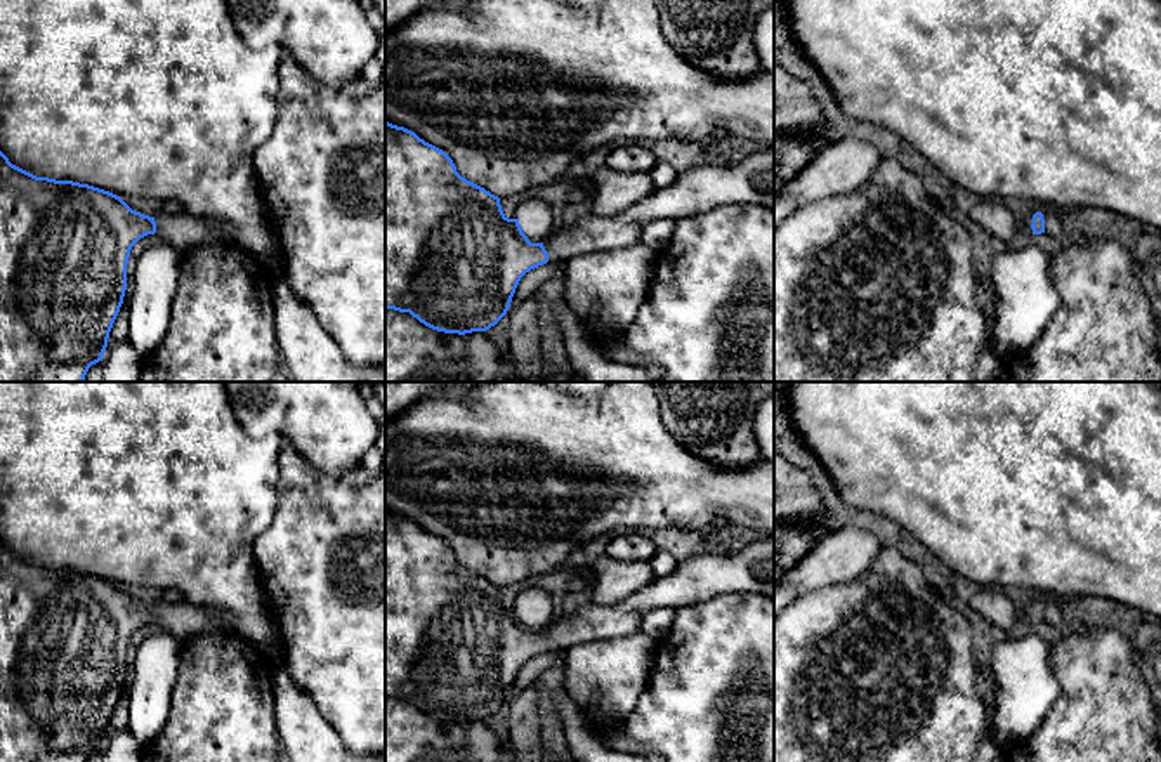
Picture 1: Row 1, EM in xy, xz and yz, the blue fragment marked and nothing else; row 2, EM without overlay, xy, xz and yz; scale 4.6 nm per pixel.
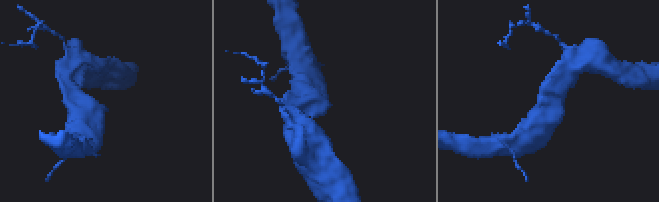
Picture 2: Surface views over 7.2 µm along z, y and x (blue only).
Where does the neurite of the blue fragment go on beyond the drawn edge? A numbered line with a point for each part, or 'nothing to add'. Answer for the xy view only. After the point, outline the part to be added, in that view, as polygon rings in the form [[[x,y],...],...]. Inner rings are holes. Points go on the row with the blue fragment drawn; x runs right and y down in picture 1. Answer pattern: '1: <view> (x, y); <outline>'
1: xy (184, 231); [[[182,212],[179,215],[158,213],[154,222],[160,241],[172,245],[179,253],[210,243],[238,245],[238,233],[213,219]]]

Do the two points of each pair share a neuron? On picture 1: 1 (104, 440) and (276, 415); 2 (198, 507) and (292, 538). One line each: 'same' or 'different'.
1: different
2: different

